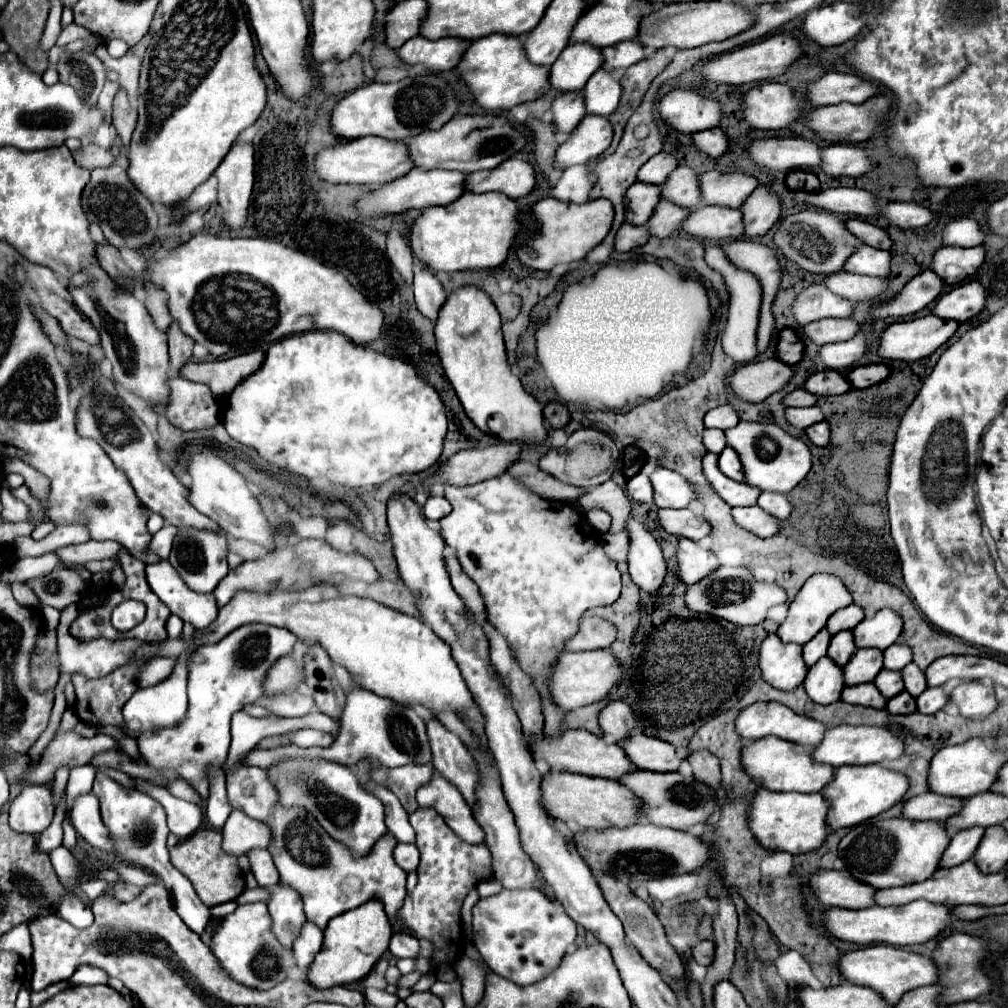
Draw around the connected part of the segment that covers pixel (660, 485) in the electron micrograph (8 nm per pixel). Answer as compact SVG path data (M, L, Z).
M656 468L650 474L650 482L654 488L654 504L658 508L686 508L696 498L692 486L674 470Z

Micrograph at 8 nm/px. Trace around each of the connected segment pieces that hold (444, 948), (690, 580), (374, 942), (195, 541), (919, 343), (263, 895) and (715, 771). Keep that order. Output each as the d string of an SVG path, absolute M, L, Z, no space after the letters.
M418 808L410 814L410 824L416 832L416 846L420 850L418 884L412 894L406 896L404 906L398 910L396 918L414 938L426 938L434 946L432 964L434 968L454 968L462 956L462 916L460 908L464 898L478 882L492 876L492 856L484 844L466 844L460 840L440 818L434 808Z
M680 538L676 558L678 558L678 578L684 584L696 584L700 576L706 576L714 568L718 568L718 560L710 550L704 550L696 542L686 538Z
M368 900L366 904L332 918L324 930L324 946L310 966L308 982L316 988L332 988L364 978L388 950L392 934L392 924L378 900Z
M182 528L174 540L174 548L170 552L168 562L178 570L182 580L188 584L188 588L208 594L212 592L218 582L230 572L228 562L226 562L226 552L228 552L228 538L224 534L214 534L214 532L198 532L198 530L186 530Z
M932 314L890 324L880 336L878 356L884 360L904 362L922 360L940 348L956 332L956 328L956 320L942 320Z
M261 887L254 889L245 888L242 894L236 899L237 905L252 903L256 901L267 902L270 897L270 892Z
M706 750L692 752L688 756L688 762L694 770L696 780L702 784L708 784L708 788L720 788L720 764L718 758Z

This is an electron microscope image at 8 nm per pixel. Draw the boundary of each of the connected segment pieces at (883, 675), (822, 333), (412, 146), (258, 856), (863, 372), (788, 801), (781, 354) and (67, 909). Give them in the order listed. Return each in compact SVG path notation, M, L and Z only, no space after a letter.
M882 670L876 678L874 678L874 684L876 688L880 688L880 694L886 696L886 700L890 700L892 696L900 694L904 690L904 684L900 680L900 672L888 672L888 670Z
M824 318L824 320L816 320L810 322L802 328L802 336L812 340L816 346L824 346L828 342L842 342L842 340L850 340L852 336L856 336L856 332L860 330L860 326L850 320L836 320L836 318Z
M484 114L484 116L454 116L440 130L428 130L420 132L420 136L412 136L412 140L406 142L406 146L416 168L424 170L444 168L466 174L484 168L496 168L512 154L520 152L526 146L526 138L518 130L514 130L504 116Z
M254 848L254 850L248 850L246 856L250 858L252 874L256 876L260 886L272 886L272 884L278 882L278 872L276 872L276 866L274 866L268 850Z
M868 364L868 366L856 366L856 368L848 370L846 378L852 384L852 388L862 390L862 388L868 388L868 386L874 386L874 384L886 380L888 374L890 374L890 370L886 364Z
M758 790L752 798L748 812L748 828L756 834L756 840L766 850L784 850L790 854L810 852L822 846L828 836L826 828L828 804L820 794L796 794L796 792L770 792Z
M784 328L778 334L778 344L776 344L776 358L782 360L788 366L794 366L804 354L804 344L796 330Z
M70 894L70 898L64 898L60 908L58 908L58 914L70 922L72 926L76 928L88 928L92 922L94 922L94 916L92 916L92 910L88 910L74 894Z

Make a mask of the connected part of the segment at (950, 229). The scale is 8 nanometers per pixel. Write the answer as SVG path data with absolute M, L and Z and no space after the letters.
M958 218L946 224L942 230L942 242L944 246L960 246L960 248L972 248L980 246L984 242L984 232L972 218Z

